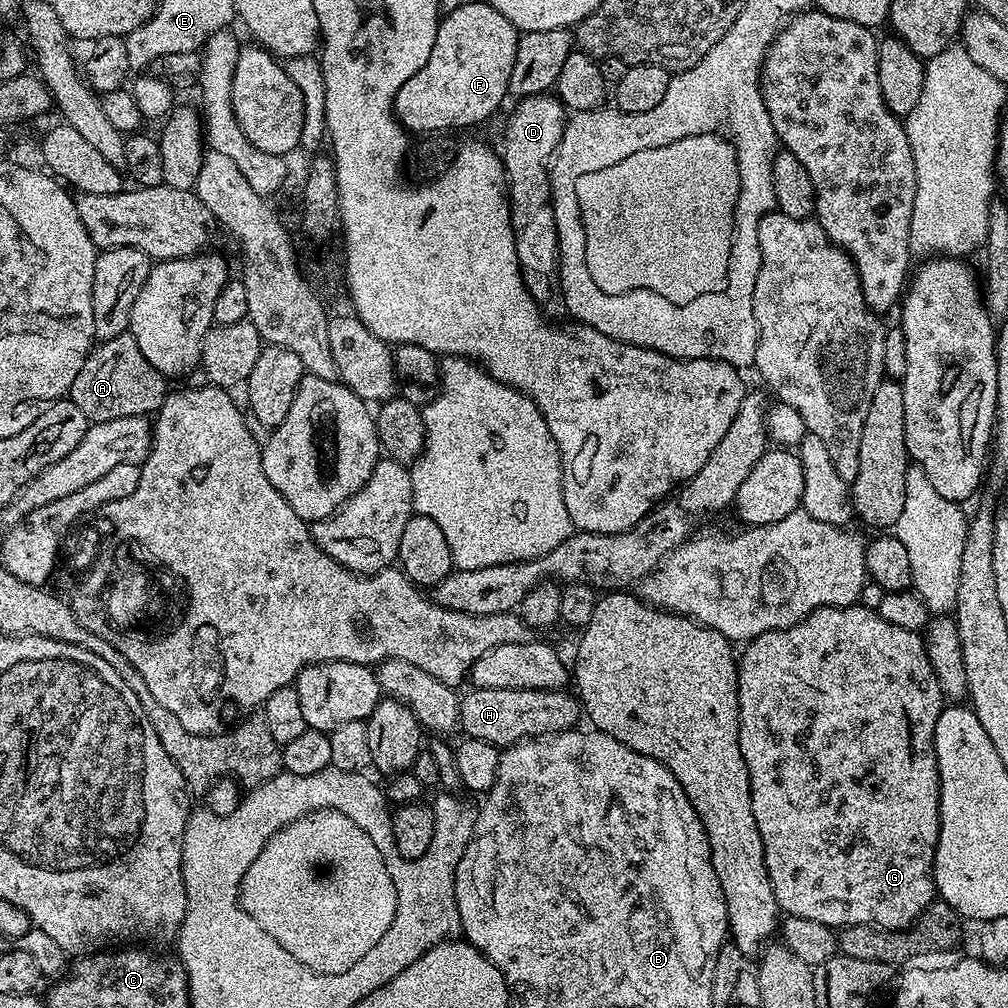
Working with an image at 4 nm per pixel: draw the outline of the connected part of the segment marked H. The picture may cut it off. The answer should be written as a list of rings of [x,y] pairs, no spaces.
[[[472,688],[468,690],[468,693],[461,695],[459,704],[459,729],[464,730],[464,734],[473,740],[490,742],[492,745],[505,748],[511,744],[516,744],[519,740],[526,740],[529,738],[543,738],[545,736],[551,736],[557,732],[566,732],[577,727],[576,724],[579,720],[582,720],[582,705],[575,695],[568,690],[557,690],[555,688]]]

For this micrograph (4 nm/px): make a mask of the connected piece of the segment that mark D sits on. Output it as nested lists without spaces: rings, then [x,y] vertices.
[[[552,94],[525,96],[517,104],[514,114],[508,120],[506,142],[502,147],[511,222],[516,222],[512,227],[515,253],[518,254],[524,284],[540,311],[548,319],[560,320],[569,311],[561,288],[559,228],[553,212],[548,212],[540,204],[544,198],[551,198],[551,165],[564,133],[566,109],[559,97]]]

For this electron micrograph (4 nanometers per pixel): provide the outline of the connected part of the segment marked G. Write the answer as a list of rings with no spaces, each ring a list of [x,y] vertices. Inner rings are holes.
[[[857,602],[845,608],[819,608],[794,626],[767,632],[756,636],[743,645],[744,653],[739,653],[736,670],[736,693],[740,703],[740,749],[742,758],[746,762],[748,781],[750,782],[750,798],[754,810],[754,822],[758,822],[758,834],[762,834],[762,850],[766,858],[766,870],[774,890],[774,898],[778,902],[781,913],[798,918],[811,918],[813,922],[822,922],[833,930],[849,928],[850,926],[870,926],[871,928],[884,928],[888,932],[898,932],[911,928],[928,908],[933,900],[937,899],[936,879],[932,876],[932,864],[936,860],[936,847],[940,833],[940,775],[936,765],[936,751],[934,750],[934,726],[938,726],[938,718],[946,707],[946,697],[940,688],[938,678],[934,674],[934,666],[928,657],[928,645],[920,632],[902,630],[902,626],[890,626],[886,618],[880,616],[875,608],[865,608]]]

